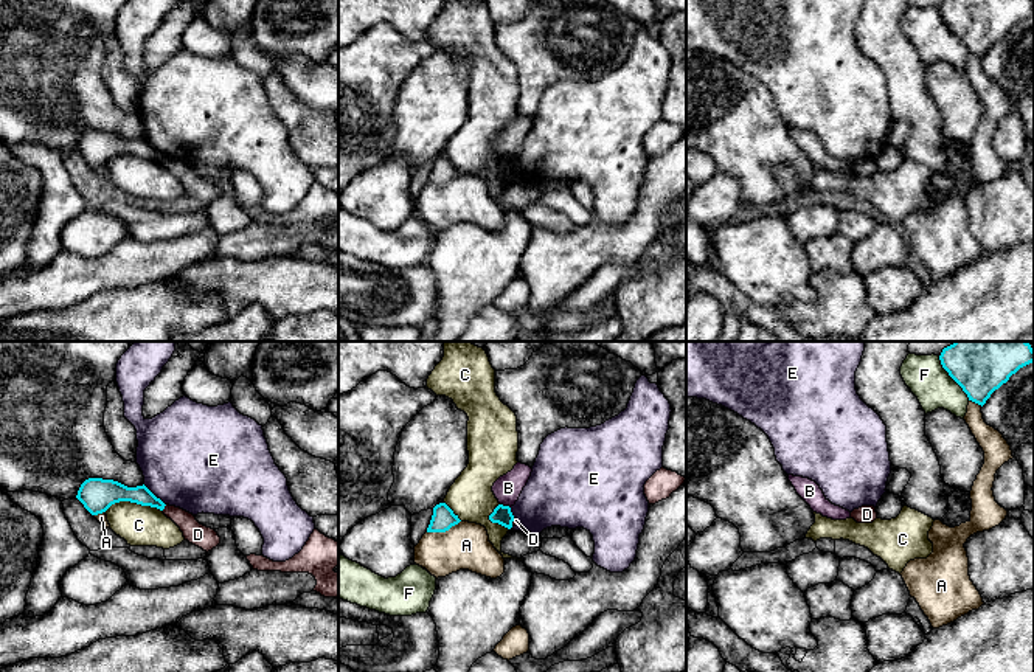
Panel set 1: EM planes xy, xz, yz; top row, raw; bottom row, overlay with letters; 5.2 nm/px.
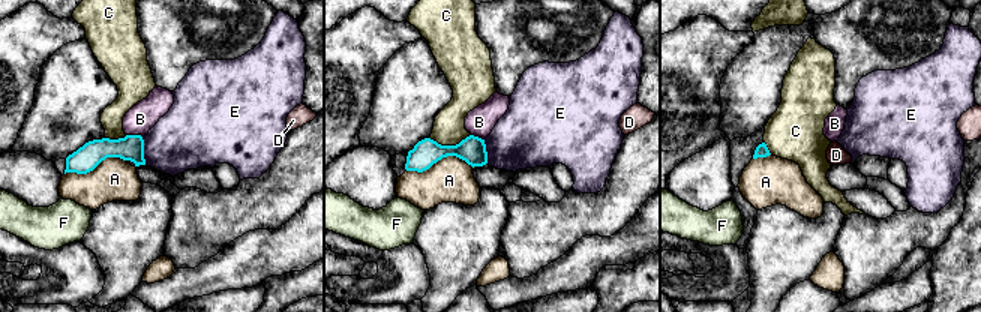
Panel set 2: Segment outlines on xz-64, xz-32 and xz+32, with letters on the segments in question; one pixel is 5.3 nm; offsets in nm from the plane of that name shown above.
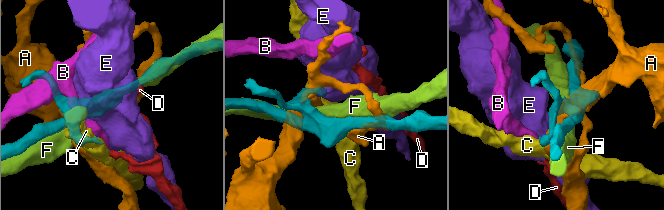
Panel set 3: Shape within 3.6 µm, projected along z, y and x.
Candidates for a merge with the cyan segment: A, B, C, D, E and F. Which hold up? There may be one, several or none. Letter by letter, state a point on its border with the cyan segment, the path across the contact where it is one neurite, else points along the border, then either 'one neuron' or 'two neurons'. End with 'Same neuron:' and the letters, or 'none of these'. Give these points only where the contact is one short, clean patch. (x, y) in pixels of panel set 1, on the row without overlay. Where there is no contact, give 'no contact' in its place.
A: meets cyan in xz at (443, 183); two neurons
B: meets cyan in xz at (505, 159); two neurons
C: meets cyan in xy at (132, 154); border along xy (162, 162), (115, 154), (104, 163); two neurons
D: meets cyan in xy at (163, 160); border along xy (166, 157), (162, 162); two neurons
E: meets cyan in xy at (152, 146); border along xy (143, 137), (165, 157); two neurons
F: meets cyan in yz at (950, 28); two neurons
Same neuron: none of these

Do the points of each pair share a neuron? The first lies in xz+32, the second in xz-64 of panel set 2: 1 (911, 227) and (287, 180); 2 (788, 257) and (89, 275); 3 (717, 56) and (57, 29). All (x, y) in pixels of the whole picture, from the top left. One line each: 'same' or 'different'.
1: same
2: different
3: same

